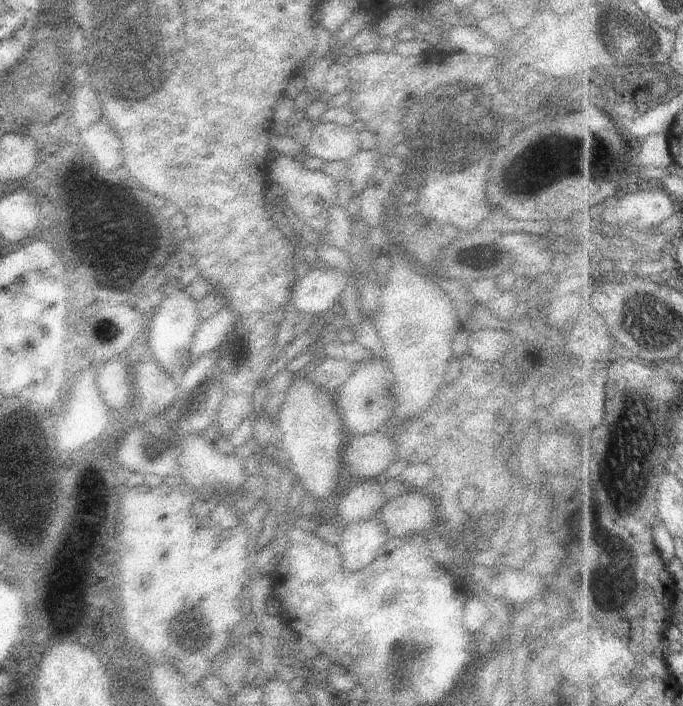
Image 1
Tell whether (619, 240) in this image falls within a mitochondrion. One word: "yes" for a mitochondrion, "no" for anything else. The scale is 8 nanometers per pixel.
no

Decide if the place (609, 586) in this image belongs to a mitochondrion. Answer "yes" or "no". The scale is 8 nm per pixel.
no

